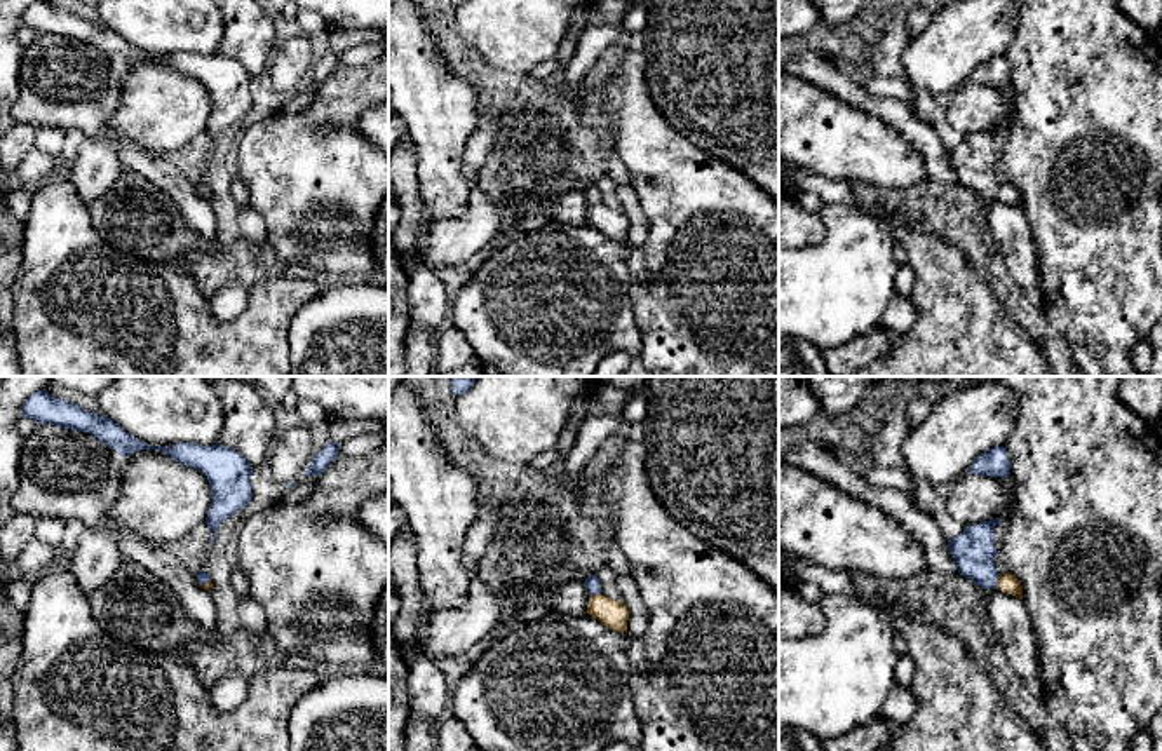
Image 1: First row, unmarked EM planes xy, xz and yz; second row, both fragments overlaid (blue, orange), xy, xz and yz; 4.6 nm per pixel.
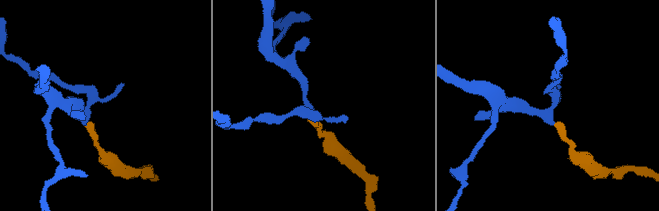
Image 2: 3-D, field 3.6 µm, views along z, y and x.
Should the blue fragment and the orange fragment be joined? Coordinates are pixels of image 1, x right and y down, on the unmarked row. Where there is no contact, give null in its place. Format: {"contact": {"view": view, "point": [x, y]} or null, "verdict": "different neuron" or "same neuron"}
{"contact": {"view": "yz", "point": [997, 190]}, "verdict": "same neuron"}

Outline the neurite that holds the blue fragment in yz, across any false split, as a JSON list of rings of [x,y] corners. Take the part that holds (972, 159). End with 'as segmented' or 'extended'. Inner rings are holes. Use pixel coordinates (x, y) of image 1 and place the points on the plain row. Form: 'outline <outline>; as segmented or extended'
outline [[[1000,127],[967,136],[962,143],[948,148],[948,159],[958,183],[976,195],[996,199],[1023,209],[1023,195],[1010,183],[998,185],[995,178],[995,134]]]; extended

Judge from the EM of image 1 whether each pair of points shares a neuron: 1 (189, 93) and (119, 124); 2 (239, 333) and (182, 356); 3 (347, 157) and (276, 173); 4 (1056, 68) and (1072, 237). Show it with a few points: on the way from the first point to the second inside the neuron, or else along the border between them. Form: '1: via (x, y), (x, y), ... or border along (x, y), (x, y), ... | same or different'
1: via (171, 108), (136, 119) | same
2: via (225, 347), (216, 356), (195, 356) | same
3: via (330, 173), (293, 173) | same
4: via (1060, 110), (1060, 152), (1067, 159), (1068, 196) | same

